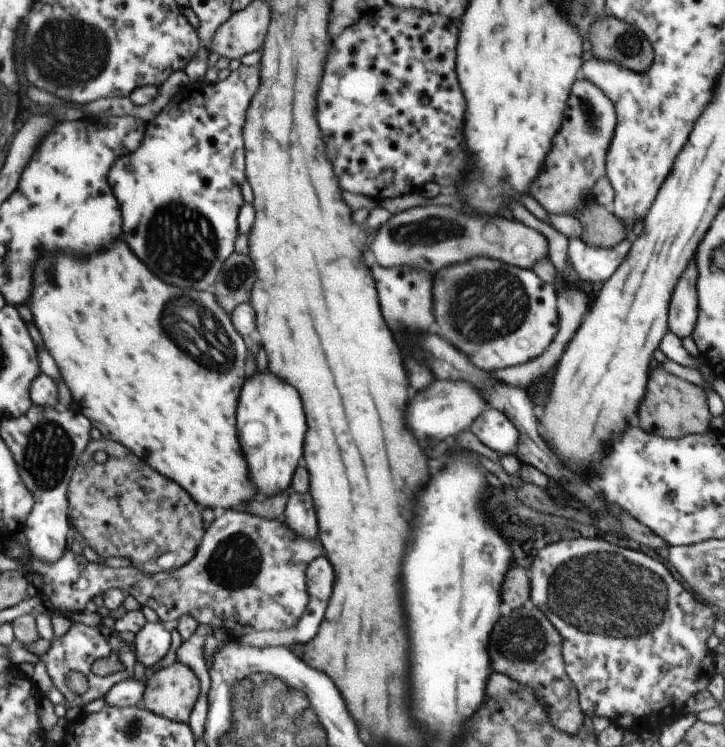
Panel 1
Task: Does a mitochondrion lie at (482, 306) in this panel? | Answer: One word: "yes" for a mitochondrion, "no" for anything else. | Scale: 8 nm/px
yes

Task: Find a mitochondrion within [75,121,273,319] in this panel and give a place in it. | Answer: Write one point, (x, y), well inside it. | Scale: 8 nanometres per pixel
(179, 241)

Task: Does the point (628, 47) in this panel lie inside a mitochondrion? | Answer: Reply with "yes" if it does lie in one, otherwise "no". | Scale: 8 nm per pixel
yes

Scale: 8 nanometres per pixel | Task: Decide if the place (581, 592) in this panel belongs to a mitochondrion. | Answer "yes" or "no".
yes

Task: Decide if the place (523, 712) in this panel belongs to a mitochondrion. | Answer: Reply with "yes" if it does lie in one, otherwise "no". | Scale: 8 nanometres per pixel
no

